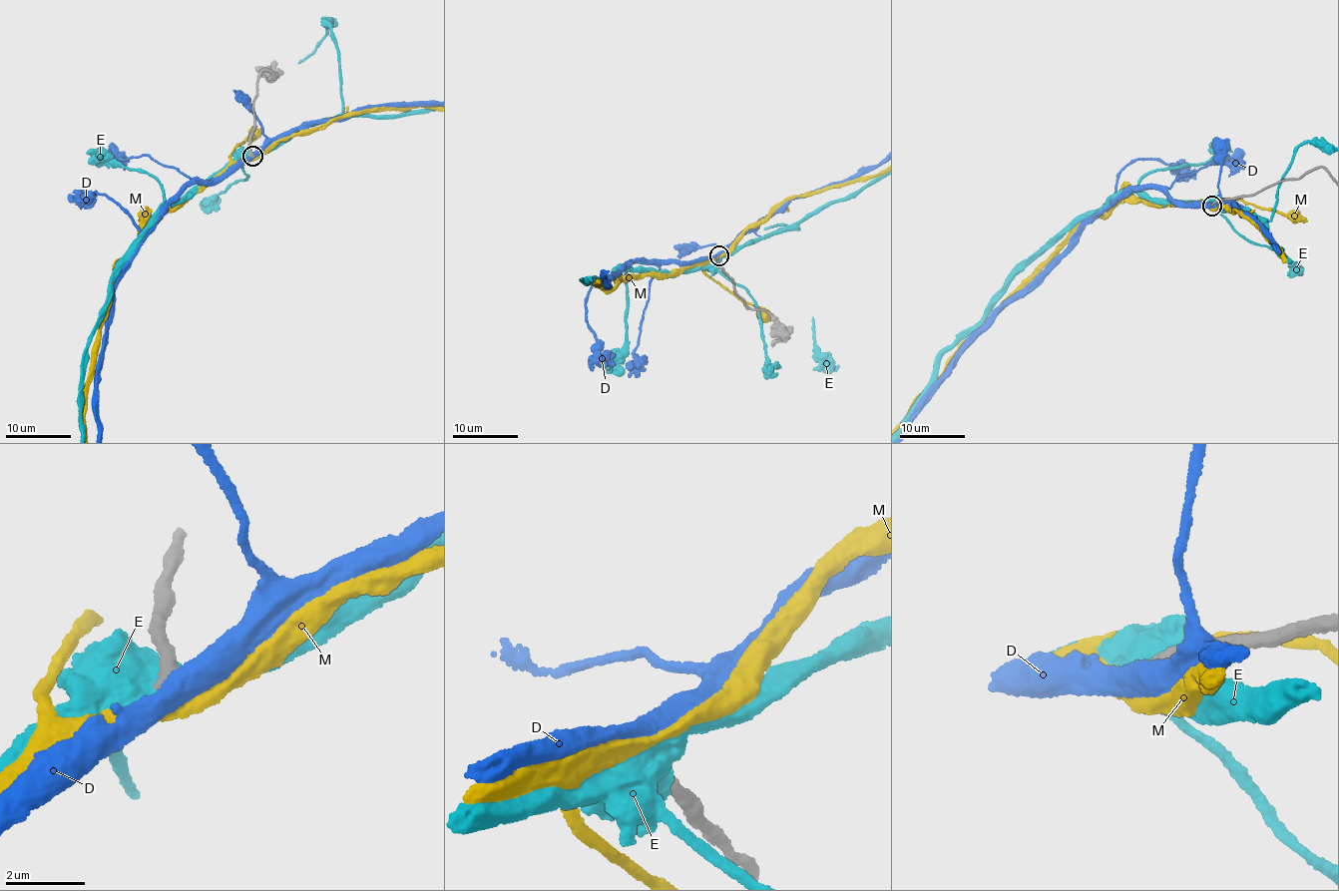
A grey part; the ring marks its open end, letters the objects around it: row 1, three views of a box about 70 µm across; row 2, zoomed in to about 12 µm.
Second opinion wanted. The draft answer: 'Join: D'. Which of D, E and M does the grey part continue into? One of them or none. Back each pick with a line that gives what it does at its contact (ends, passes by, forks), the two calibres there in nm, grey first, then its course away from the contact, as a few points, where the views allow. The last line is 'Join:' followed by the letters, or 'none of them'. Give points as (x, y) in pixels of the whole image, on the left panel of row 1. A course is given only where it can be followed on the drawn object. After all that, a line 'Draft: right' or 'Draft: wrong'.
D: It passes by. Thickness 360 nm (grey) against 500 nm
Join: D
Draft: right

